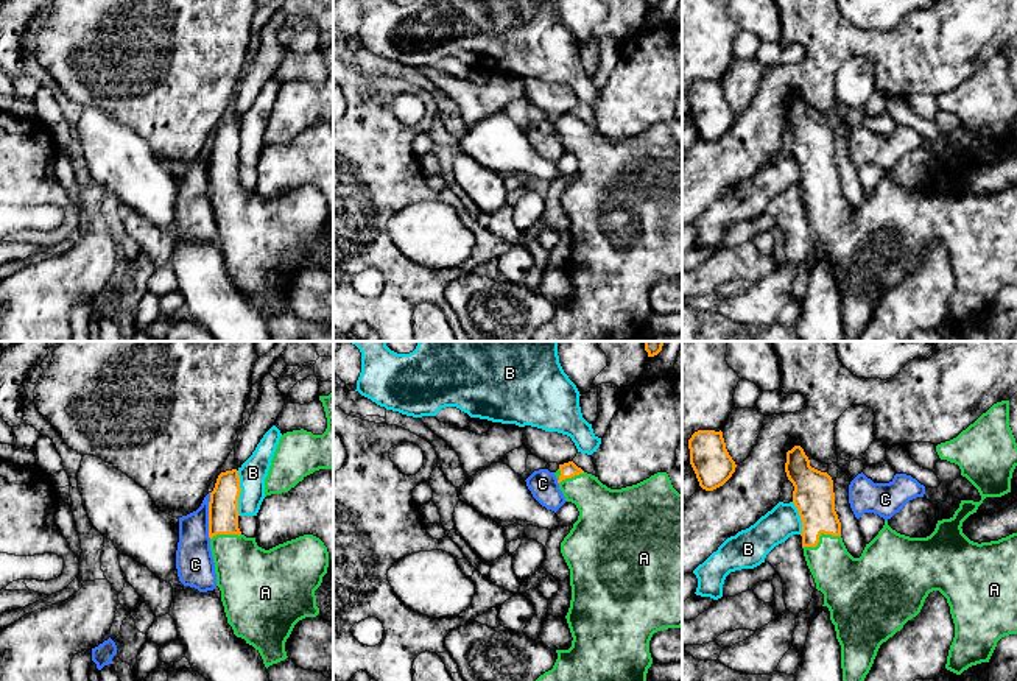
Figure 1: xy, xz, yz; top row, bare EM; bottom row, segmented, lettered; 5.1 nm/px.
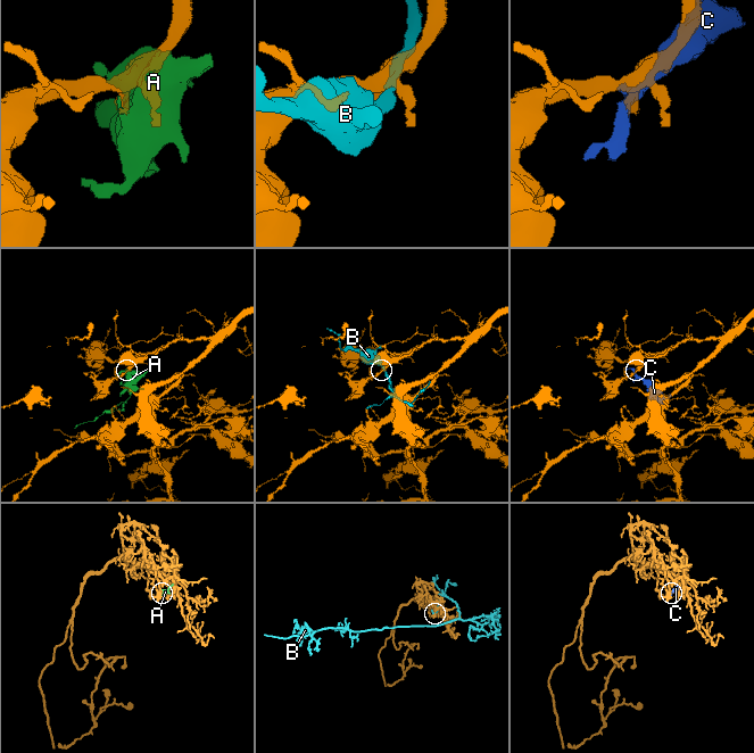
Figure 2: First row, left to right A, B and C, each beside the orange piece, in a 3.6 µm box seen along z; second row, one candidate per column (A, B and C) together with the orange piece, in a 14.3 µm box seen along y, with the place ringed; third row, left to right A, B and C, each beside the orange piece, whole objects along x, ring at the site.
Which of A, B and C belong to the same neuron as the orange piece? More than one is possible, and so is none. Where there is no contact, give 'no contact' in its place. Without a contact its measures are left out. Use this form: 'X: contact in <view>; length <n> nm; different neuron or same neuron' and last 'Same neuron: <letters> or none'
A: contact in yz; length 220 nm; same neuron
B: contact in xy; length 240 nm; different neuron
C: contact in xy; length 240 nm; different neuron
Same neuron: A

